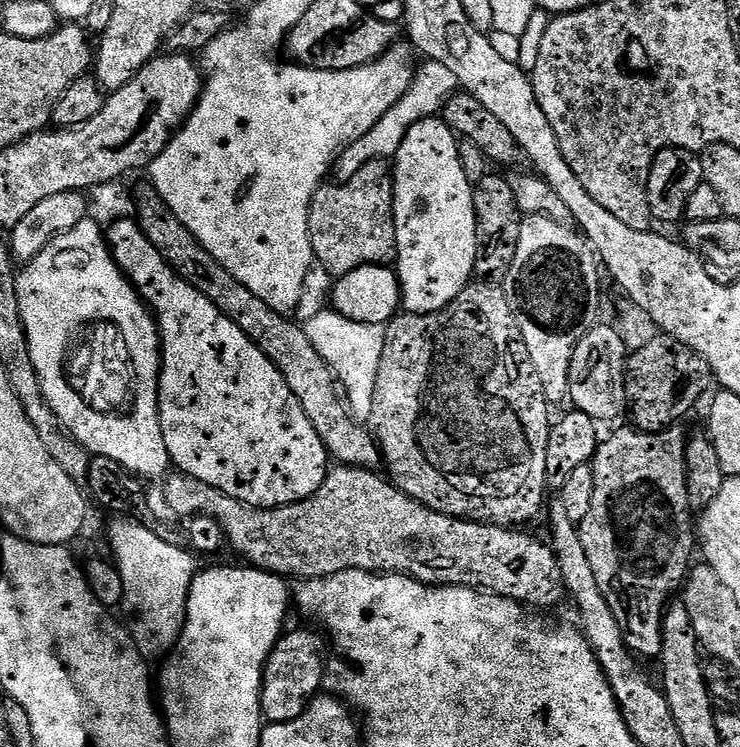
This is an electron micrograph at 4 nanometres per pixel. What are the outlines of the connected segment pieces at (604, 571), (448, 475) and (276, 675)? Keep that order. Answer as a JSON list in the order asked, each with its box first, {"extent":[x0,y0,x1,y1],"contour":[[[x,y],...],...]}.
[{"extent":[579,426,698,658],"contour":[[[673,426],[665,428],[663,432],[641,432],[635,427],[620,428],[609,440],[606,438],[599,441],[599,448],[591,461],[594,470],[594,499],[590,502],[590,514],[586,514],[584,521],[579,524],[579,536],[582,540],[582,547],[586,552],[586,557],[593,566],[594,574],[597,575],[598,586],[601,587],[602,594],[609,603],[610,609],[614,612],[614,617],[618,620],[618,626],[624,632],[624,643],[637,657],[652,656],[659,658],[662,654],[662,622],[664,621],[664,610],[668,607],[672,596],[683,589],[690,569],[693,567],[692,551],[698,548],[698,532],[694,527],[694,509],[688,500],[688,482],[686,480],[686,432],[683,427]]]},{"extent":[370,282,550,526],"contour":[[[473,282],[442,310],[430,314],[404,312],[397,314],[387,325],[382,346],[382,362],[378,362],[378,382],[374,382],[374,410],[370,431],[380,445],[383,463],[388,464],[387,475],[393,484],[407,496],[422,502],[430,510],[447,516],[458,516],[461,520],[474,520],[501,526],[524,526],[540,512],[544,504],[547,478],[547,440],[550,429],[548,420],[550,405],[544,396],[538,370],[526,350],[522,330],[512,312],[512,301],[503,287],[492,282]]]},{"extent":[260,628,330,724],"contour":[[[308,628],[302,629],[301,632],[288,630],[274,646],[264,667],[264,681],[260,691],[260,711],[268,724],[294,722],[294,718],[302,718],[308,704],[316,699],[325,687],[330,644],[319,631],[317,632],[311,632]]]}]

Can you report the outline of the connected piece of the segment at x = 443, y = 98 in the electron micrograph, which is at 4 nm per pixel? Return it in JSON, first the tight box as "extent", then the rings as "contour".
{"extent":[334,59,458,183],"contour":[[[425,59],[423,63],[421,68],[419,65],[415,69],[412,84],[406,90],[406,94],[402,94],[402,98],[398,98],[398,102],[394,102],[394,106],[390,106],[390,110],[386,110],[386,114],[382,114],[378,126],[372,127],[367,134],[362,134],[362,138],[358,138],[358,142],[350,145],[336,159],[334,165],[335,183],[350,182],[350,178],[354,178],[354,174],[358,174],[358,170],[362,170],[362,166],[375,160],[391,161],[398,154],[406,134],[410,134],[410,126],[414,126],[414,122],[433,119],[443,109],[452,93],[457,91],[458,85],[454,74],[450,74],[450,70],[446,70],[446,66],[430,59]]]}

